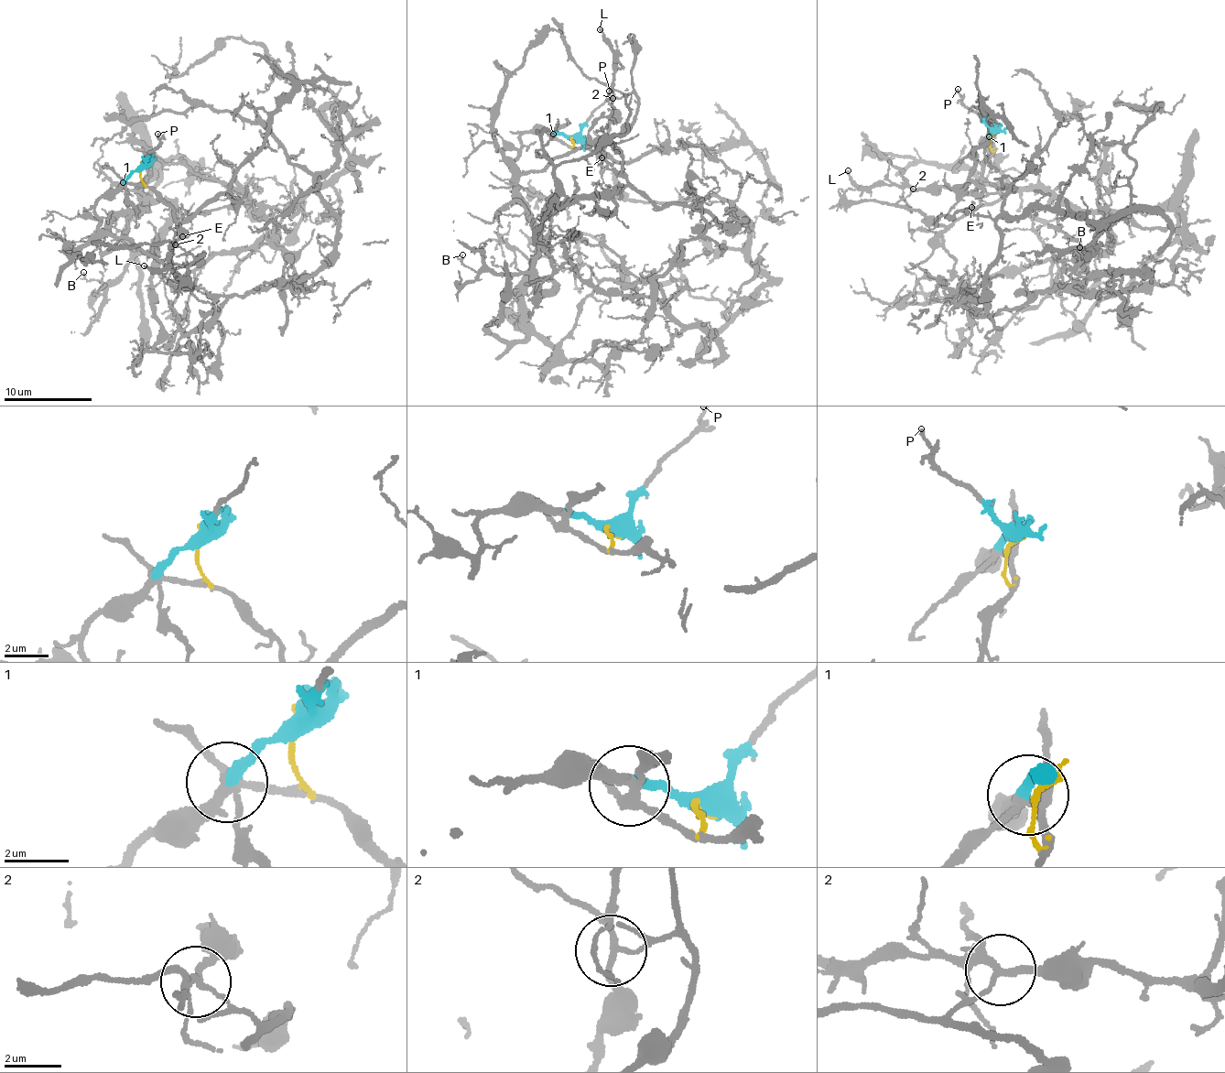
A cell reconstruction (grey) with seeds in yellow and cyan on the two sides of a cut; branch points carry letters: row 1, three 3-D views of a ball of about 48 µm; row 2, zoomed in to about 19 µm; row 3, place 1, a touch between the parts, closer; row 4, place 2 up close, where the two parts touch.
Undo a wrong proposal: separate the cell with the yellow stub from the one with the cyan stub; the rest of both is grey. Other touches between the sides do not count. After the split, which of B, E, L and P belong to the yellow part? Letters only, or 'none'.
E, L

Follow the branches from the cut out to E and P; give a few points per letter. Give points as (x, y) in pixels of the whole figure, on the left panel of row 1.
E: (141, 166), (142, 181), (156, 189), (172, 208), (175, 226), (182, 237)
P: (141, 166), (147, 152), (159, 143), (157, 135)

